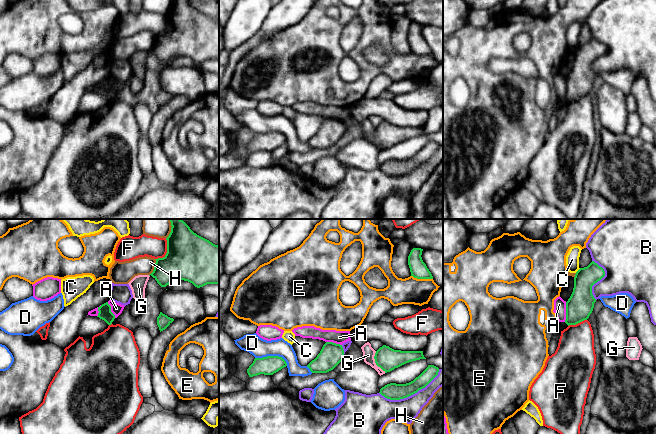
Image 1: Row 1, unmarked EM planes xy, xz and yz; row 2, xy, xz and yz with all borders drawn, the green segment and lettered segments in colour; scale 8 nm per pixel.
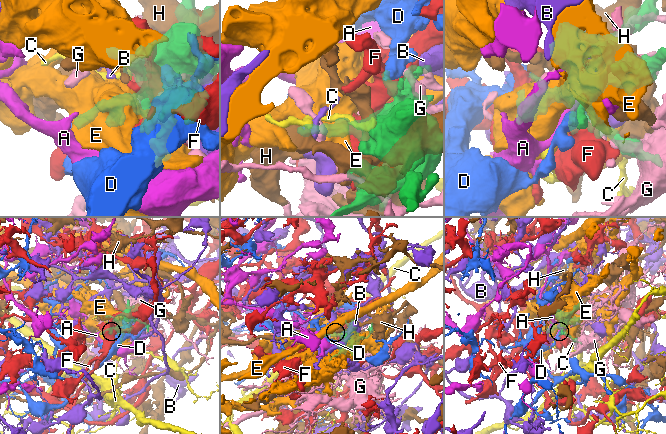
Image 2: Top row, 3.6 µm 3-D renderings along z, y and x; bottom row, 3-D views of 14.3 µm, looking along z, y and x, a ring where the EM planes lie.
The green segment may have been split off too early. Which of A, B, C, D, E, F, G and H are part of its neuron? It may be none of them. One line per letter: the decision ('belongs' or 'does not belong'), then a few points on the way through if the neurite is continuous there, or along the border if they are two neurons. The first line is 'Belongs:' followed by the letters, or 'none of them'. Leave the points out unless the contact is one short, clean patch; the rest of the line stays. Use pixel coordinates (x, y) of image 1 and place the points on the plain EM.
Belongs: none of them
A: does not belong; border yz (566, 78), (566, 95), (564, 97)
B: does not belong
C: does not belong
D: does not belong
E: does not belong
F: does not belong
G: does not belong
H: does not belong

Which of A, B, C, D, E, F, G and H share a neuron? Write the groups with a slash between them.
A / B / C / D / E / F / G / H

